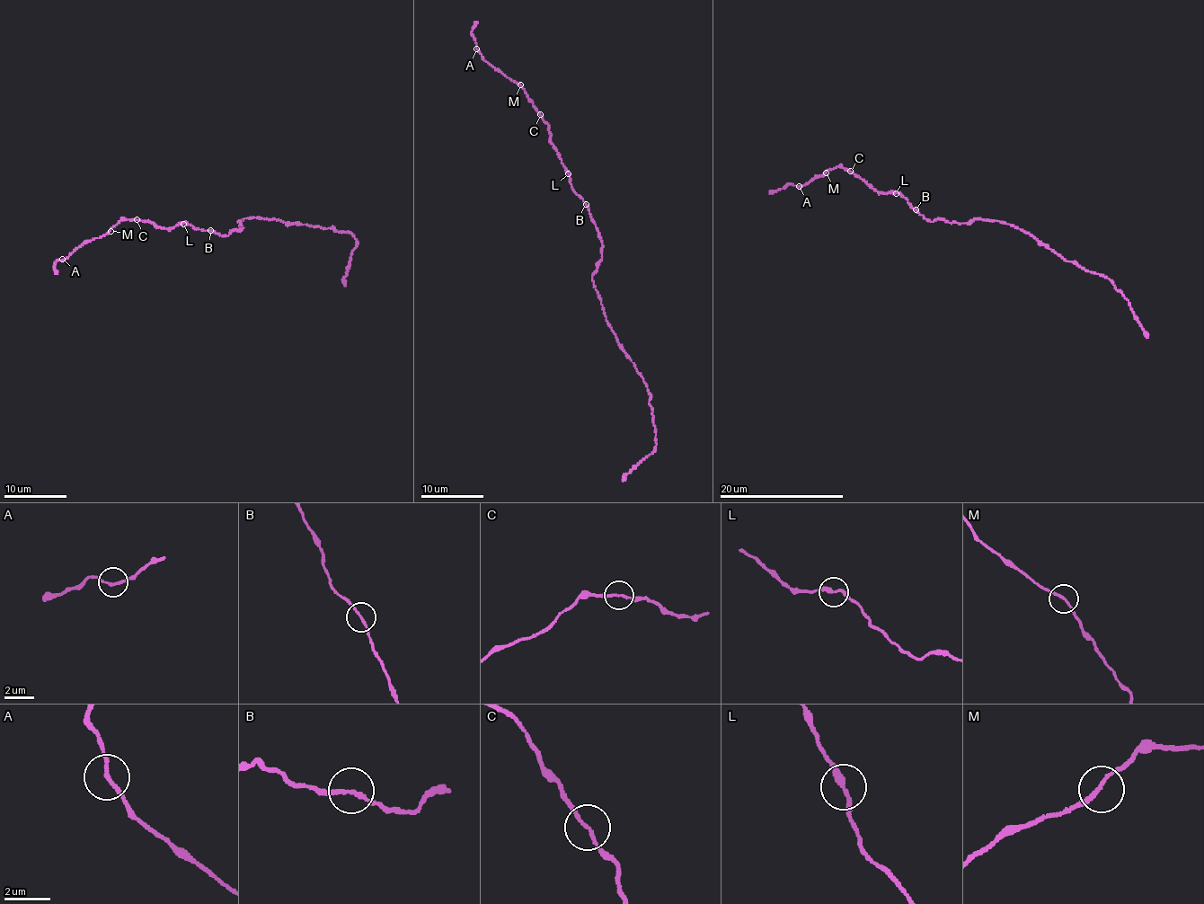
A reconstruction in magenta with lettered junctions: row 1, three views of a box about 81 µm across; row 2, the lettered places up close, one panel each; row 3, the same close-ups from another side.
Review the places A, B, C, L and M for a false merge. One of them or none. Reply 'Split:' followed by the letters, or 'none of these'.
Split: none of these

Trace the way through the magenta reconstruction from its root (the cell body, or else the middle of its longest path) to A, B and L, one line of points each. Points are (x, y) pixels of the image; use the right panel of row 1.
A: (951, 223), (926, 221), (902, 195), (873, 190), (853, 172), (837, 166), (799, 186)
B: (951, 223), (937, 219), (926, 221), (916, 209)
L: (951, 223), (937, 219), (926, 221), (905, 198), (896, 193)

